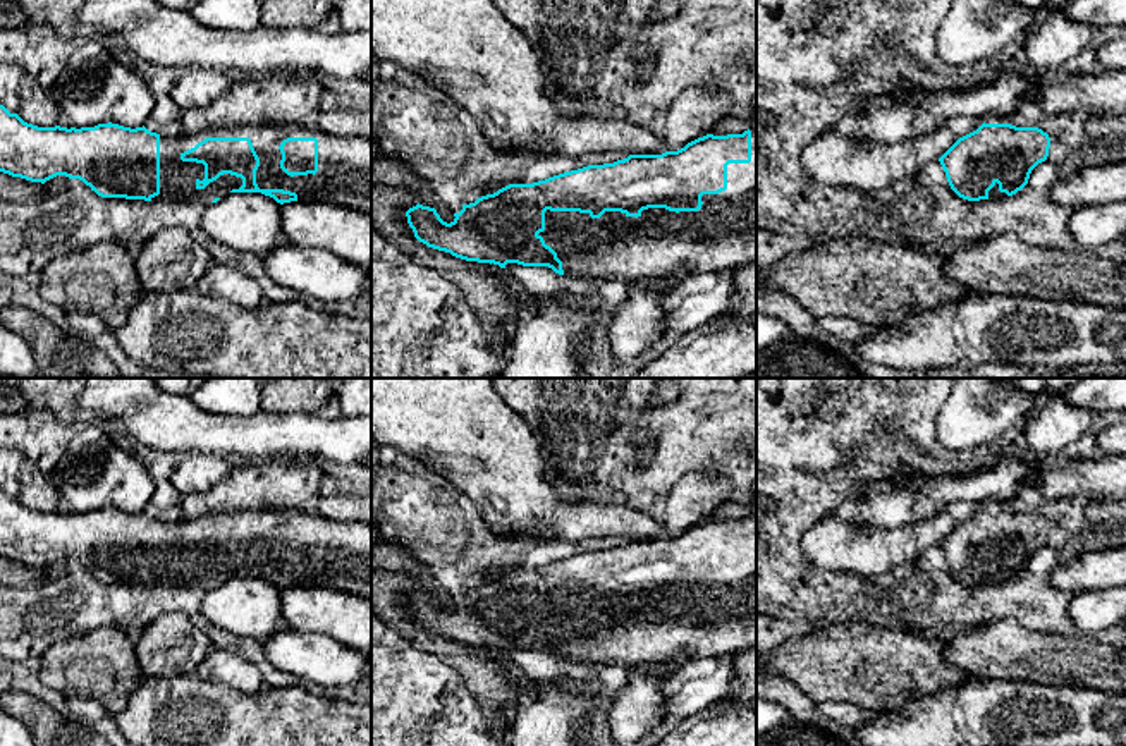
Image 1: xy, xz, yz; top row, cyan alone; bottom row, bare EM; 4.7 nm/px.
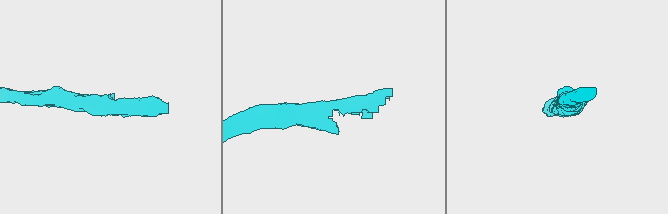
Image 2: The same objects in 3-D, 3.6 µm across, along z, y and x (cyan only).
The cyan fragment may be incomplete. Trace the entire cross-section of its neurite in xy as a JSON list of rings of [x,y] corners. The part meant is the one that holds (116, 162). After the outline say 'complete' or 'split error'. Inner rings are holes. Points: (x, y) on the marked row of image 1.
[[[0,105],[0,172],[31,182],[65,175],[79,179],[101,198],[179,199],[208,206],[229,193],[261,193],[277,203],[320,201],[349,206],[371,217],[371,141],[339,138],[301,124],[210,129],[191,136],[160,136],[143,127],[98,124],[95,127],[38,127]]] | split error

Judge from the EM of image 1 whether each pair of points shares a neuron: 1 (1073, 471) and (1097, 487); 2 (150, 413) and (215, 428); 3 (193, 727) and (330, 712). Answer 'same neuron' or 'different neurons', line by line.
1: same neuron
2: same neuron
3: same neuron

